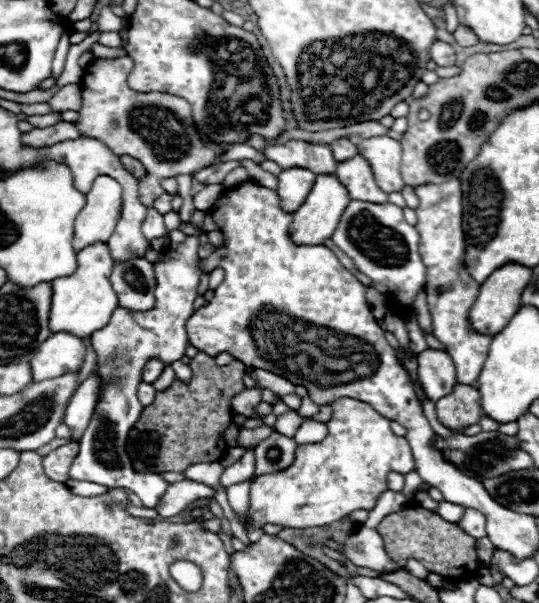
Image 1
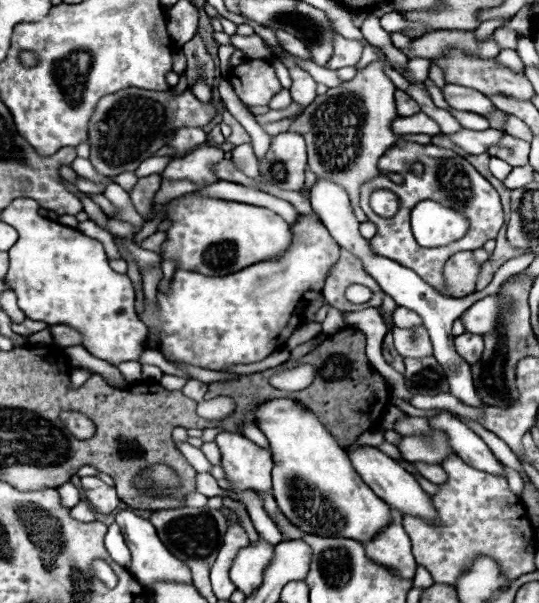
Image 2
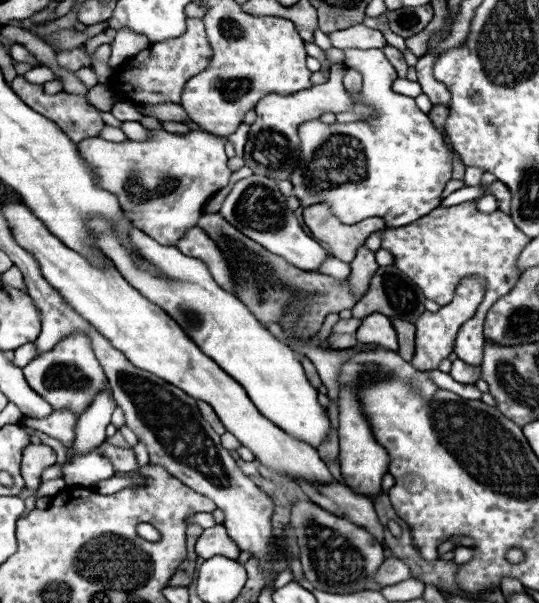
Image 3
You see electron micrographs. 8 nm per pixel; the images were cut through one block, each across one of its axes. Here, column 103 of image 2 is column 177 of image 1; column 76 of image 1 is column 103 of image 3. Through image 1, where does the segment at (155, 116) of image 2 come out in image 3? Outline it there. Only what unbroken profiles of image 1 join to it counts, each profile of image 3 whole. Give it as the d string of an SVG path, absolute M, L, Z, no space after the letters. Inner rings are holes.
M16 76L16 80L10 84L12 90L16 92L16 96L28 104L32 110L36 110L38 114L46 116L48 120L52 120L74 144L78 144L84 138L94 138L102 132L102 128L106 126L104 120L100 118L100 110L94 108L86 96L76 96L76 94L66 94L66 92L58 92L58 94L46 94L42 86L38 84L30 84L26 82L22 76Z

